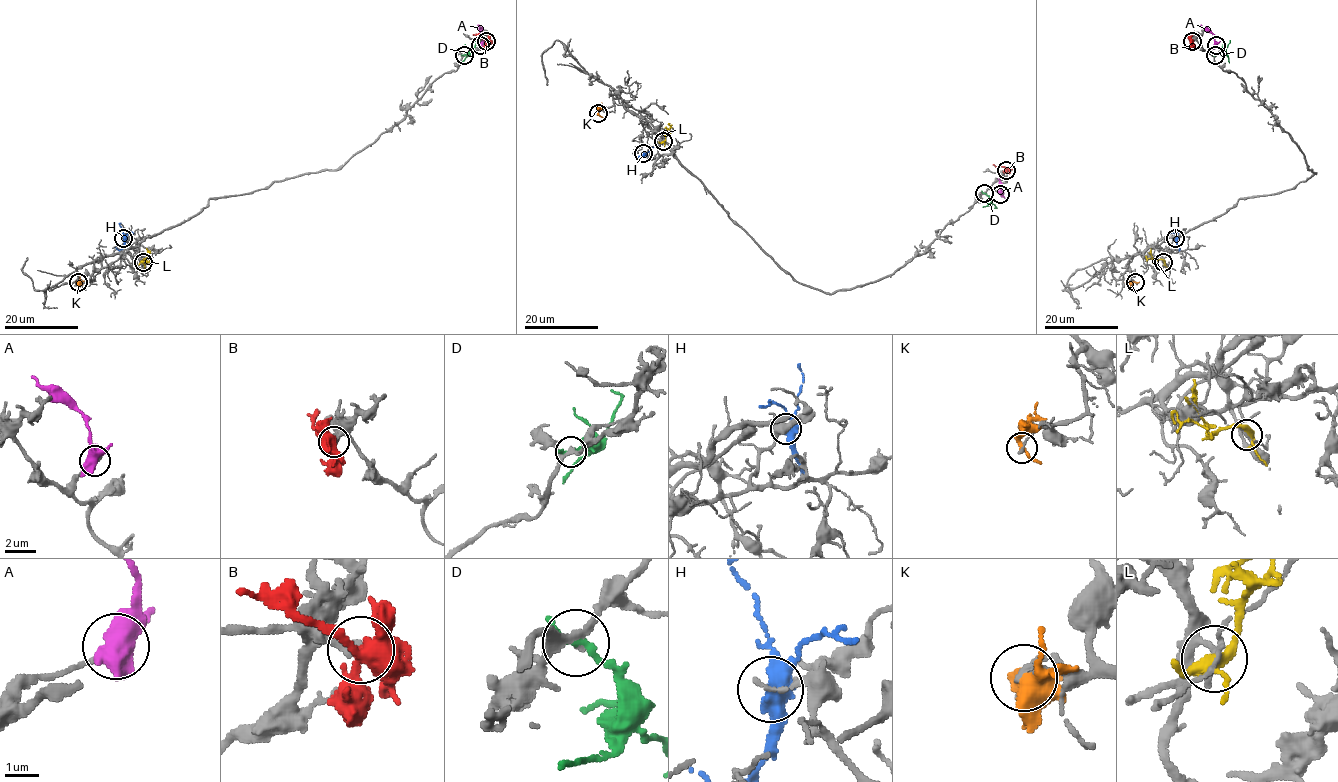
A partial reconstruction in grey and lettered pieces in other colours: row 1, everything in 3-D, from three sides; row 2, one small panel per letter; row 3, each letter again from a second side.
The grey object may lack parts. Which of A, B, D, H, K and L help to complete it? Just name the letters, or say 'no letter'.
B

